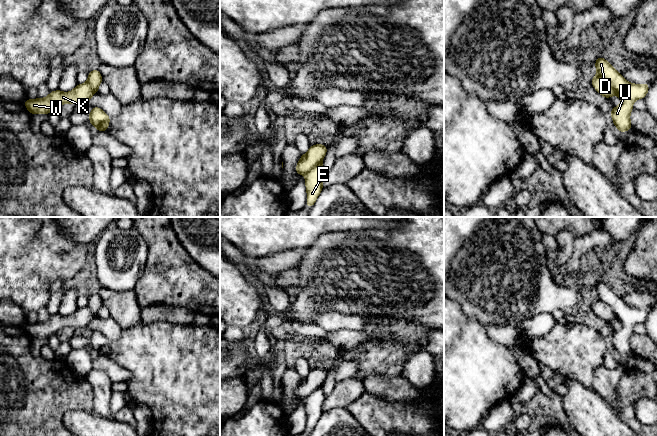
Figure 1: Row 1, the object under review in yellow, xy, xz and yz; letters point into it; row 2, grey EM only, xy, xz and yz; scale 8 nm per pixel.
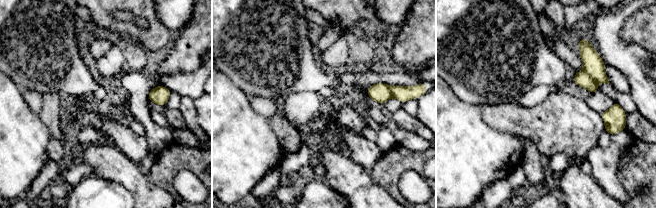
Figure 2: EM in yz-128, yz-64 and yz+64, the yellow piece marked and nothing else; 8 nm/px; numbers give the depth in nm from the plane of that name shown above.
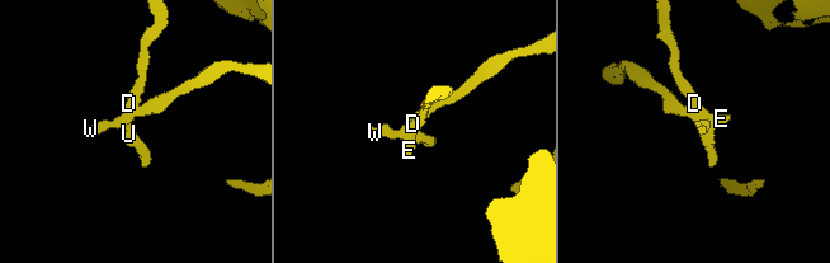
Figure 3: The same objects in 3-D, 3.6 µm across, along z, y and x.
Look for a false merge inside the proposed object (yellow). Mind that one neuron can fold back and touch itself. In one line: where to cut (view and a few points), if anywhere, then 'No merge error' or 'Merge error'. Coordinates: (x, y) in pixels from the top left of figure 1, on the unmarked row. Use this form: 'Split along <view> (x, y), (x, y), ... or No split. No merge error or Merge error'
Split along yz (598, 298), (612, 309), (617, 318). Merge error

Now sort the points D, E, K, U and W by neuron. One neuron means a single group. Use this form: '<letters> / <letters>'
D E U / K W

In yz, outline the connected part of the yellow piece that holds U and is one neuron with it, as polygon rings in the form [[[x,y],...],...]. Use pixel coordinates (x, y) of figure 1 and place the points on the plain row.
[[[602,281],[596,282],[595,291],[597,298],[608,304],[621,322],[621,328],[610,336],[614,349],[622,357],[631,354],[630,337],[633,333],[633,327],[636,323],[643,323],[647,319],[649,308],[629,307]]]

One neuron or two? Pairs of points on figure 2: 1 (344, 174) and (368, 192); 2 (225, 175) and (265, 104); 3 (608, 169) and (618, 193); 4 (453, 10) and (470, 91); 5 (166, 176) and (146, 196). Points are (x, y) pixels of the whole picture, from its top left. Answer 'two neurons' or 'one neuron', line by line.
1: one neuron
2: two neurons
3: one neuron
4: one neuron
5: two neurons

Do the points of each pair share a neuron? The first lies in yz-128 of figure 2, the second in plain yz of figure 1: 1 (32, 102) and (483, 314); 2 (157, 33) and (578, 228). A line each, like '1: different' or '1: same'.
1: different
2: same

